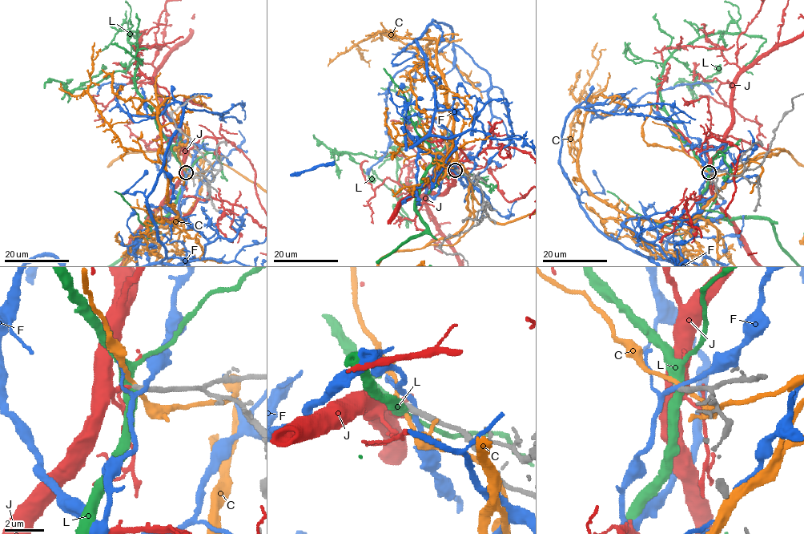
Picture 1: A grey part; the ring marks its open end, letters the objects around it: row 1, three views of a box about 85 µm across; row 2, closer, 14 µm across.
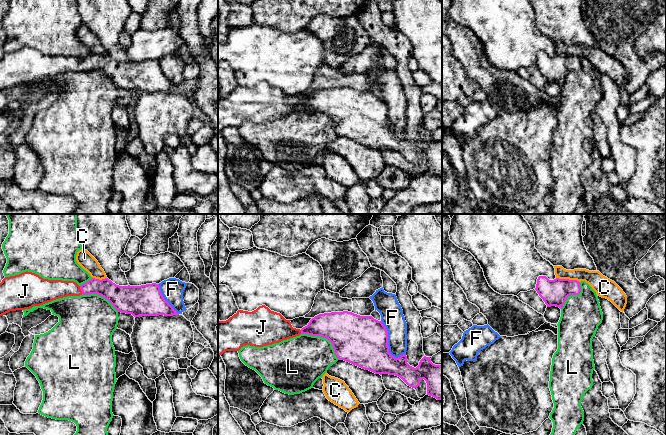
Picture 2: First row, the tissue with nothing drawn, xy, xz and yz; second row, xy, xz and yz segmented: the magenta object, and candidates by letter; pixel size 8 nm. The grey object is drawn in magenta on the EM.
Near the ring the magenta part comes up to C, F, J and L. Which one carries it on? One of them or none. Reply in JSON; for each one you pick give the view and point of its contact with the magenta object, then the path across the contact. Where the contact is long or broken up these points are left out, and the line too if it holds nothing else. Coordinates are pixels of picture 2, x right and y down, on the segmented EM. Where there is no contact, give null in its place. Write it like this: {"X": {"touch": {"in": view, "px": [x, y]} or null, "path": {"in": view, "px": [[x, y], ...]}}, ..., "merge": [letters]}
{"J": {"touch": {"in": "xy", "px": [81, 290]}, "path": {"in": "xy", "px": [[106, 288], [87, 288], [81, 290], [50, 290]]}}, "merge": ["J"]}

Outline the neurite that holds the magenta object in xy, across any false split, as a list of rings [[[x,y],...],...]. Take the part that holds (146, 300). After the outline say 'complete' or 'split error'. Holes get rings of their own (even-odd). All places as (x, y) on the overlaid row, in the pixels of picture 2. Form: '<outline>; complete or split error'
[[[32,272],[5,277],[0,283],[0,316],[16,310],[30,309],[53,300],[98,294],[121,313],[139,316],[178,315],[164,299],[159,284],[119,286],[108,278],[92,278],[79,286],[74,281],[48,280]]]; split error

